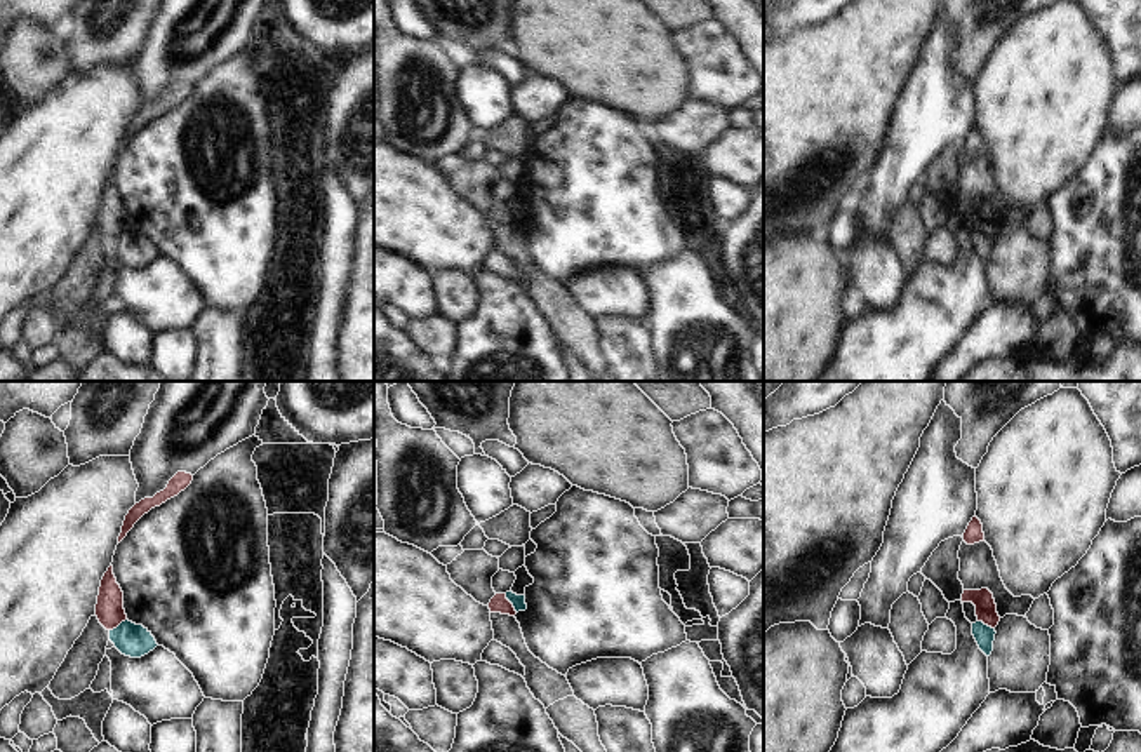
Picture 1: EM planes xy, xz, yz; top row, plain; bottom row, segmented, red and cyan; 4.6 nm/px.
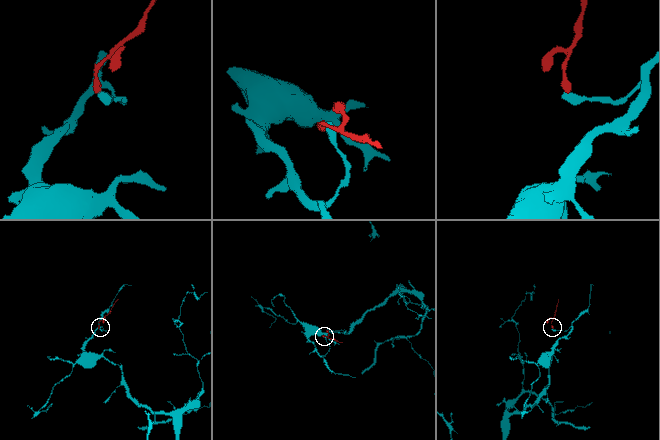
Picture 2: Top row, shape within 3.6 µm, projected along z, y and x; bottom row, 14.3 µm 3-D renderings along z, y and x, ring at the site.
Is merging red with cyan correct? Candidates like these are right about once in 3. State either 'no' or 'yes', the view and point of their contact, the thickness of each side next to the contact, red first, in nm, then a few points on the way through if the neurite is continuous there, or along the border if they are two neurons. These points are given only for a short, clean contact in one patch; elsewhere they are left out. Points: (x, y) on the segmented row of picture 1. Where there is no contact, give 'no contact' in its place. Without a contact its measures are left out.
no; meets red in xz at (510, 603); 80 nm thick on the red side, 60 nm on the other; border along xz (505, 594), (517, 611)

